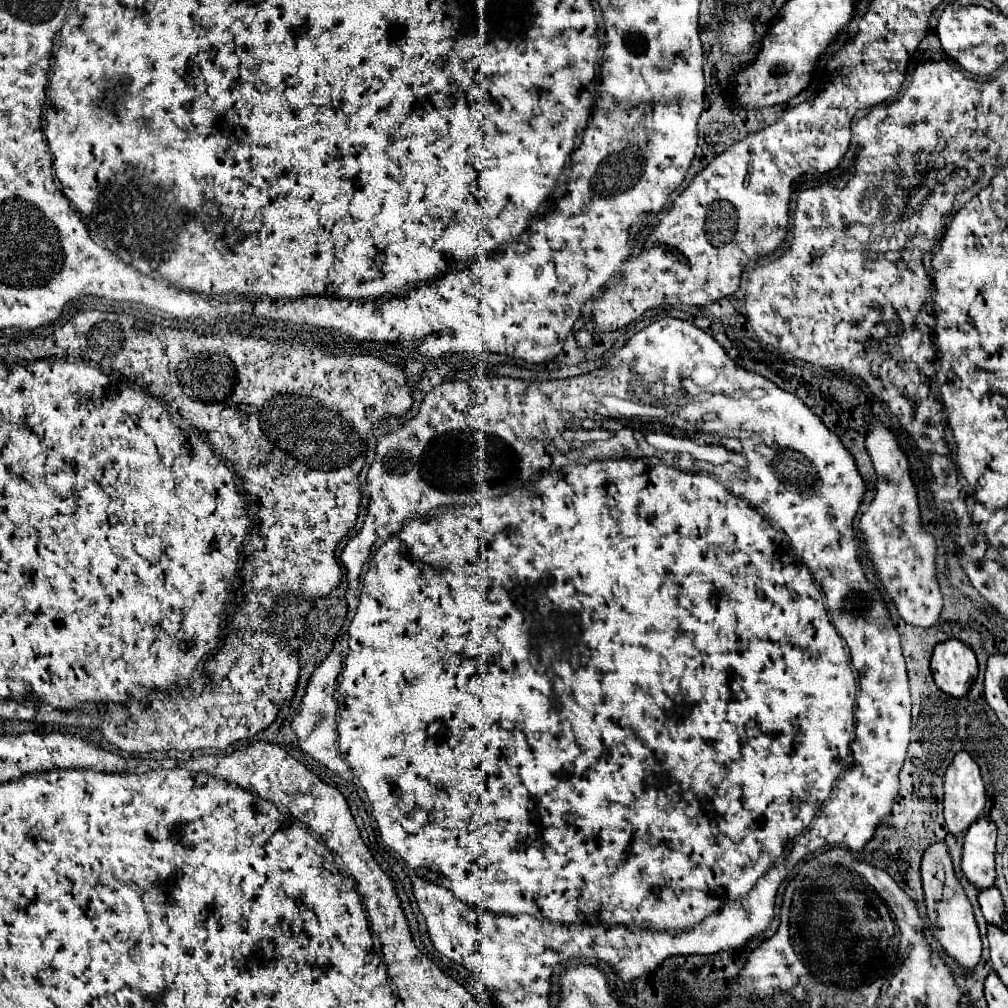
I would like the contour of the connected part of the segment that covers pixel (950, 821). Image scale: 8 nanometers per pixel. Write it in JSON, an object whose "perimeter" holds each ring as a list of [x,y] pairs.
{"perimeter":[[[957,752],[945,772],[945,822],[951,834],[965,832],[987,802],[985,784],[969,752]]]}

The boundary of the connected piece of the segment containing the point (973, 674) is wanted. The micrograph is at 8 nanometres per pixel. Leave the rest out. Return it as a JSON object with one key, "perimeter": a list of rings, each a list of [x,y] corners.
{"perimeter":[[[957,638],[939,642],[931,654],[931,672],[935,684],[943,692],[961,698],[967,694],[979,672],[975,652]]]}

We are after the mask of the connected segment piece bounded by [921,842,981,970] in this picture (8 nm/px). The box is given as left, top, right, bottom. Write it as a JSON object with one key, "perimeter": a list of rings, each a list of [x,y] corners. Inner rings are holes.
{"perimeter":[[[935,842],[923,852],[921,860],[921,878],[927,902],[927,916],[931,924],[935,924],[935,938],[941,942],[943,950],[957,960],[957,964],[965,970],[973,968],[981,960],[981,938],[979,928],[973,916],[973,908],[969,898],[963,892],[961,882],[955,876],[953,862],[949,856],[949,848],[945,842]]]}

